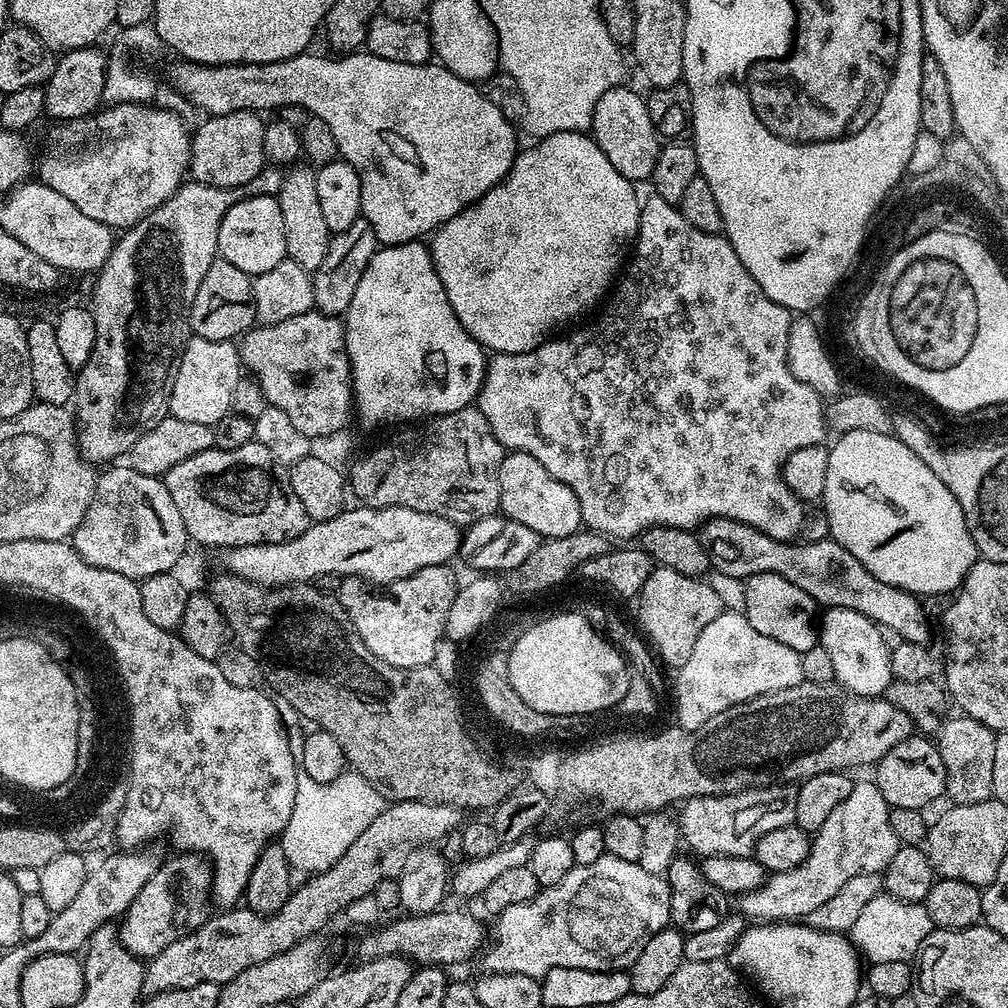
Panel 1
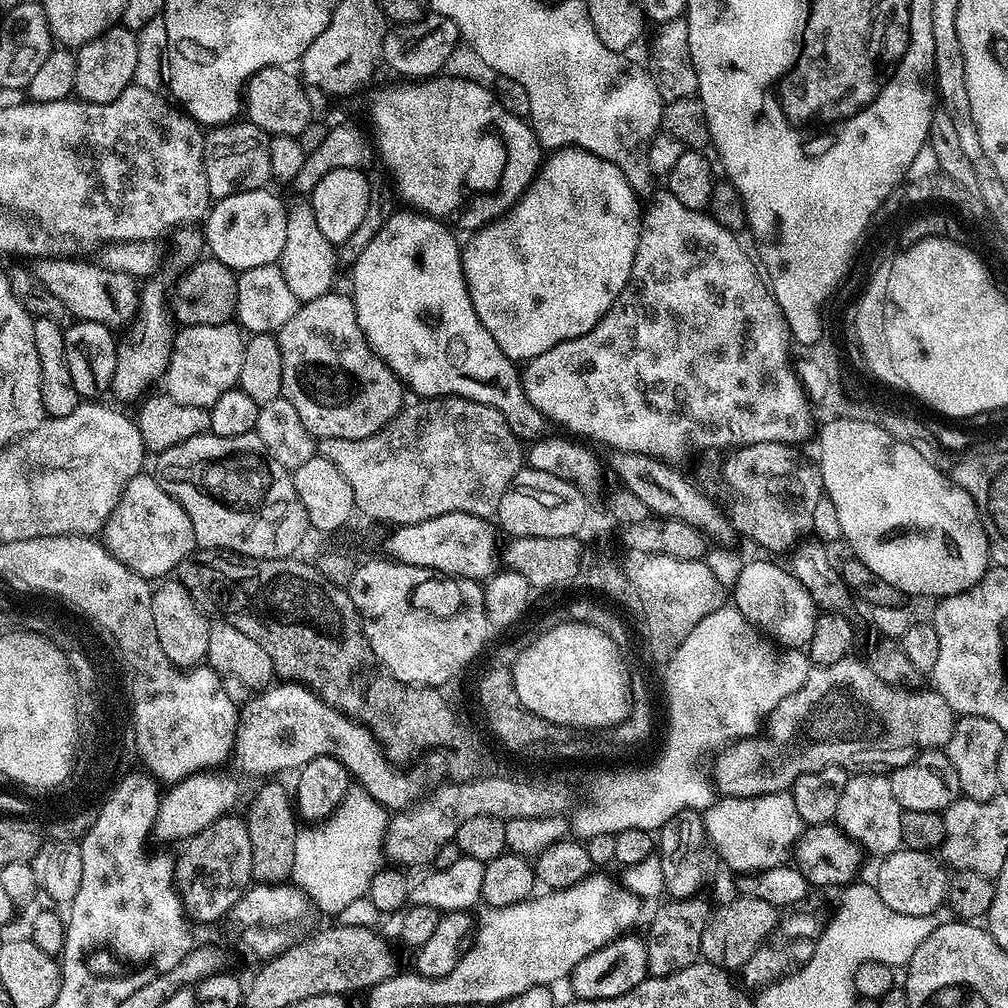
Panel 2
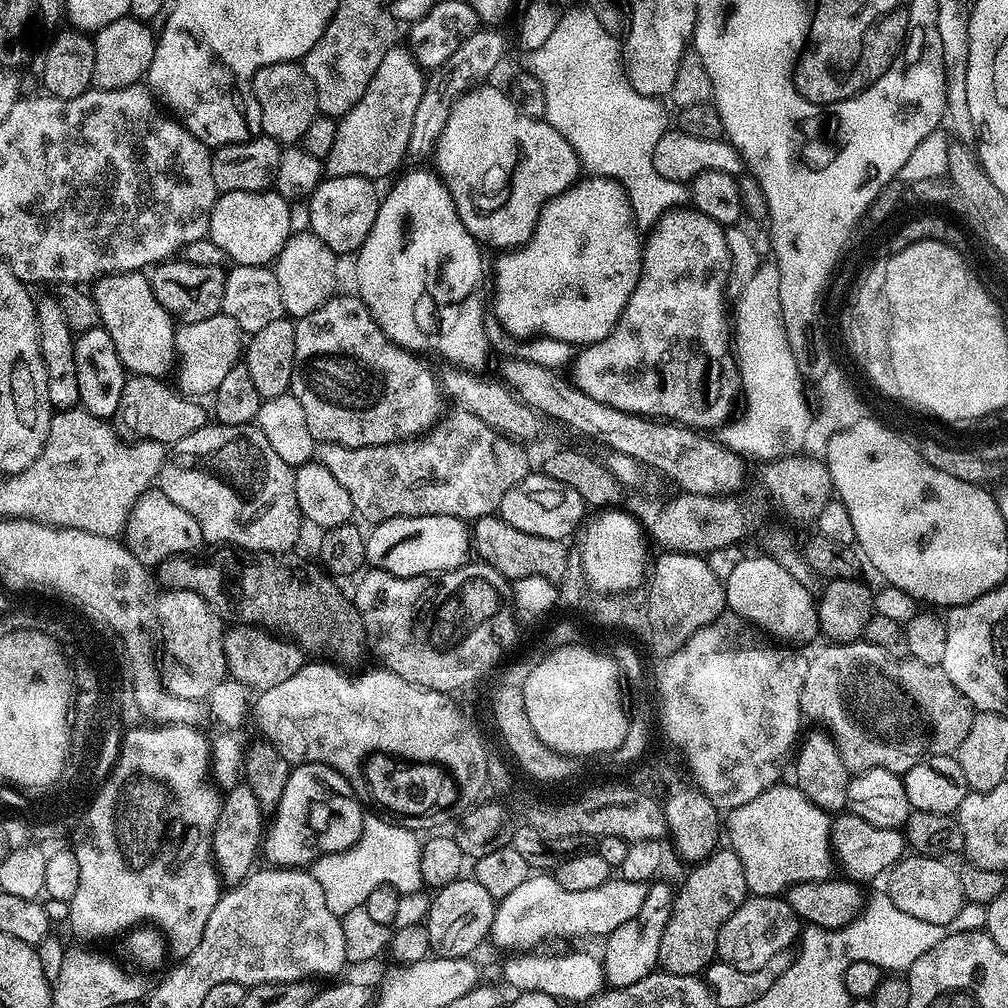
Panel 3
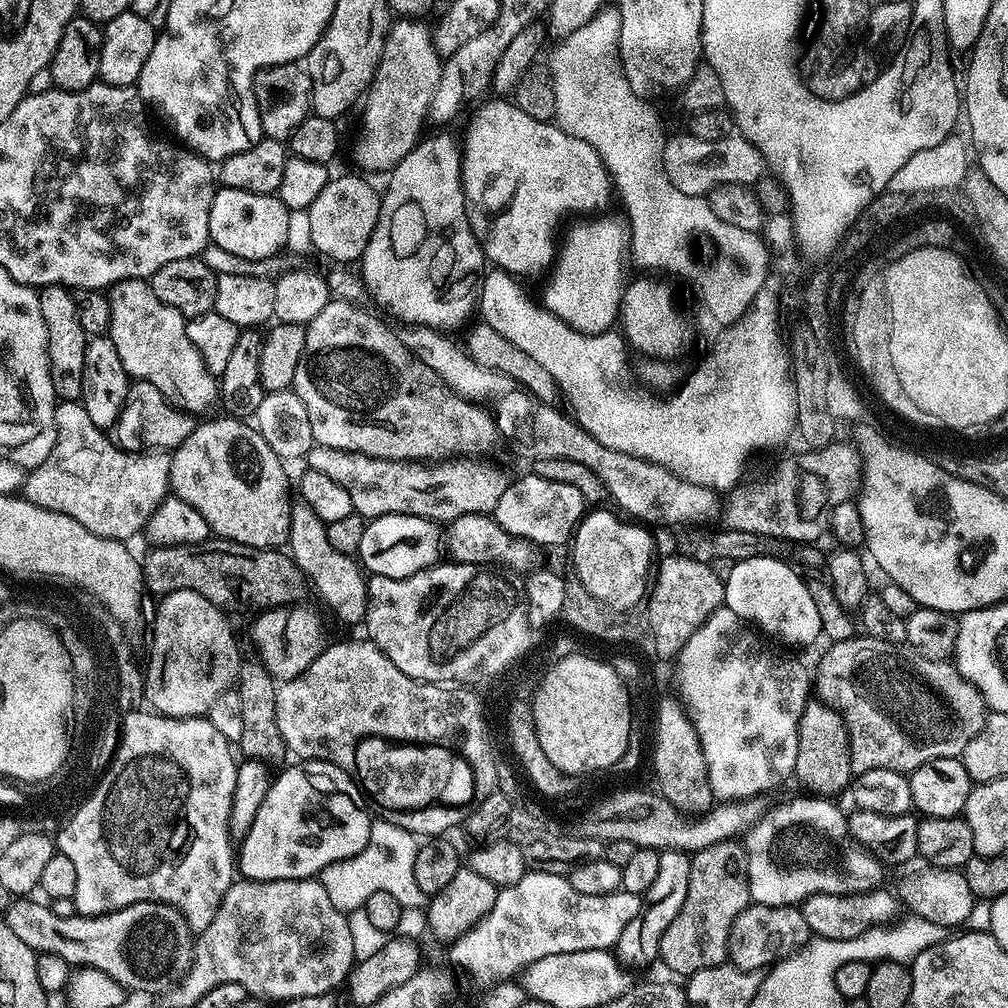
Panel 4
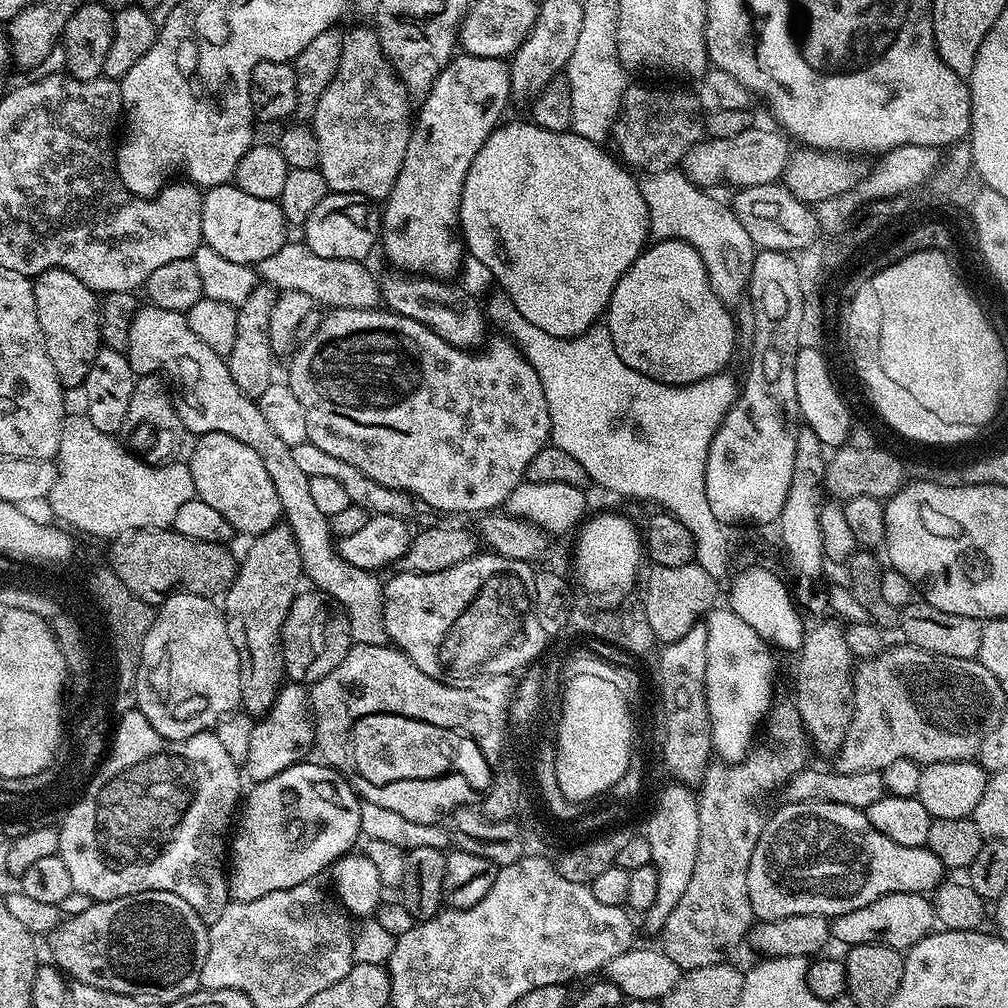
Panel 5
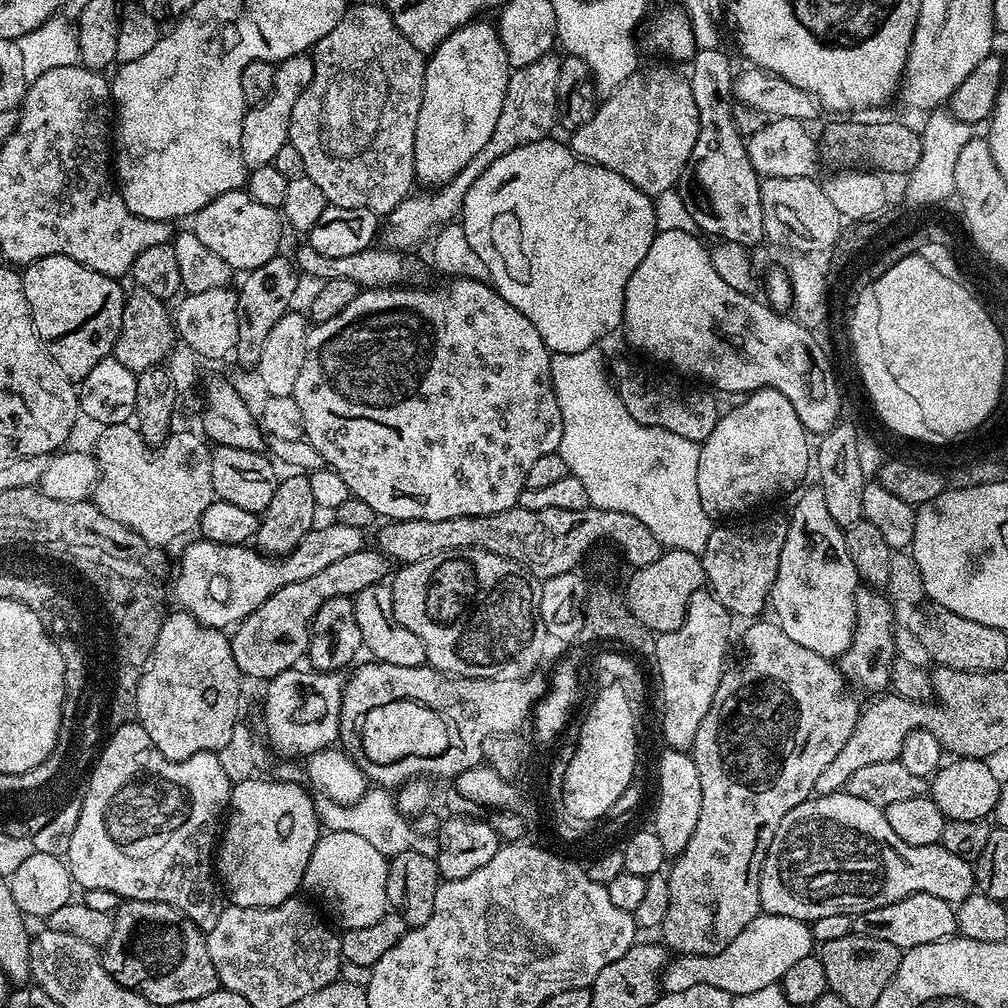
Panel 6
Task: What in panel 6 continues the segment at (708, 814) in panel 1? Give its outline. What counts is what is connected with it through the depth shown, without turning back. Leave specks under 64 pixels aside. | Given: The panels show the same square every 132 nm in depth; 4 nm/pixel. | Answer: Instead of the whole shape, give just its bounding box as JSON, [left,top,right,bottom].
[760,790,976,922]

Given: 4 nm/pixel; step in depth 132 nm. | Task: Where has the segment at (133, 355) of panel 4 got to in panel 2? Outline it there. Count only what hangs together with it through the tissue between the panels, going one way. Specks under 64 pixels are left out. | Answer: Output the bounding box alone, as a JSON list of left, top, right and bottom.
[30,260,138,330]

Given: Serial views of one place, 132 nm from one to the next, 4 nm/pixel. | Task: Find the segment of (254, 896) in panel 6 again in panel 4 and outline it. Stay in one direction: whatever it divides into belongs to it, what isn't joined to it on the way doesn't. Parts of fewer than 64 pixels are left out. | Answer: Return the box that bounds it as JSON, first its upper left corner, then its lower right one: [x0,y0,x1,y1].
[238,760,373,880]

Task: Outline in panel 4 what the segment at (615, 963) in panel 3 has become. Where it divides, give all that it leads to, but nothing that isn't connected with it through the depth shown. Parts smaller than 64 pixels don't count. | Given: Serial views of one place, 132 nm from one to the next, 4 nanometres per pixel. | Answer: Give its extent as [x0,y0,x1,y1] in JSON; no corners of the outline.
[614,852,692,965]

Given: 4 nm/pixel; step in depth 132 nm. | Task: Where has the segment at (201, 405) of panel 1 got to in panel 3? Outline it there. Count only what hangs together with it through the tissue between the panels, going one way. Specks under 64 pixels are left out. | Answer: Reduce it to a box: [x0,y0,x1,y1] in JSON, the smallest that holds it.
[174,314,242,398]

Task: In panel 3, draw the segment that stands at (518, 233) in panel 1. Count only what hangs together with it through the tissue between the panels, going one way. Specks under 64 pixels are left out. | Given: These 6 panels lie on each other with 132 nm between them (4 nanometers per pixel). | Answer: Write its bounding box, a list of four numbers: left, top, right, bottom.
[490,175,642,346]

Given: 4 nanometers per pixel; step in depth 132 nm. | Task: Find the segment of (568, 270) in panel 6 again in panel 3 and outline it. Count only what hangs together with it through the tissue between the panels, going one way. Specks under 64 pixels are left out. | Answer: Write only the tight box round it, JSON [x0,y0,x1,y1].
[434,87,582,250]

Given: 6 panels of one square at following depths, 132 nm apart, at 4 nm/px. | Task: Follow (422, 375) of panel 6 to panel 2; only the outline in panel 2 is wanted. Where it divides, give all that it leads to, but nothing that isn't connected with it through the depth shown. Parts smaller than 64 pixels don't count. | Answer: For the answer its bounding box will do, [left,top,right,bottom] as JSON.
[275,290,406,440]

